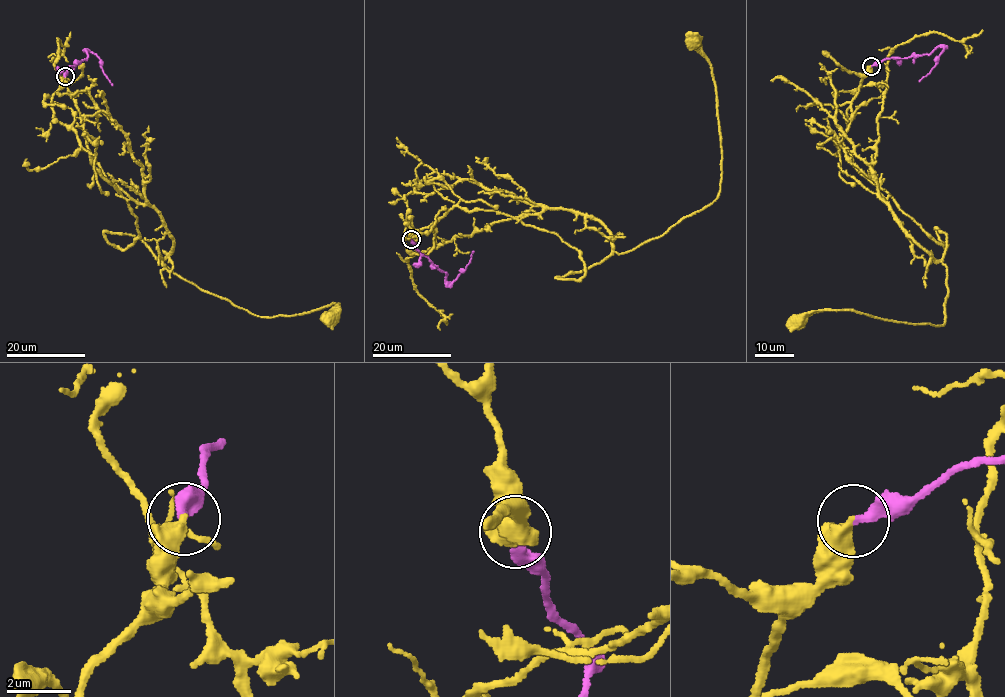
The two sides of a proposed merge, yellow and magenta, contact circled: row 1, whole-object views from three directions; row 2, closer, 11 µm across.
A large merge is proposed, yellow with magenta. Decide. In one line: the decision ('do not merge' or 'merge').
merge

